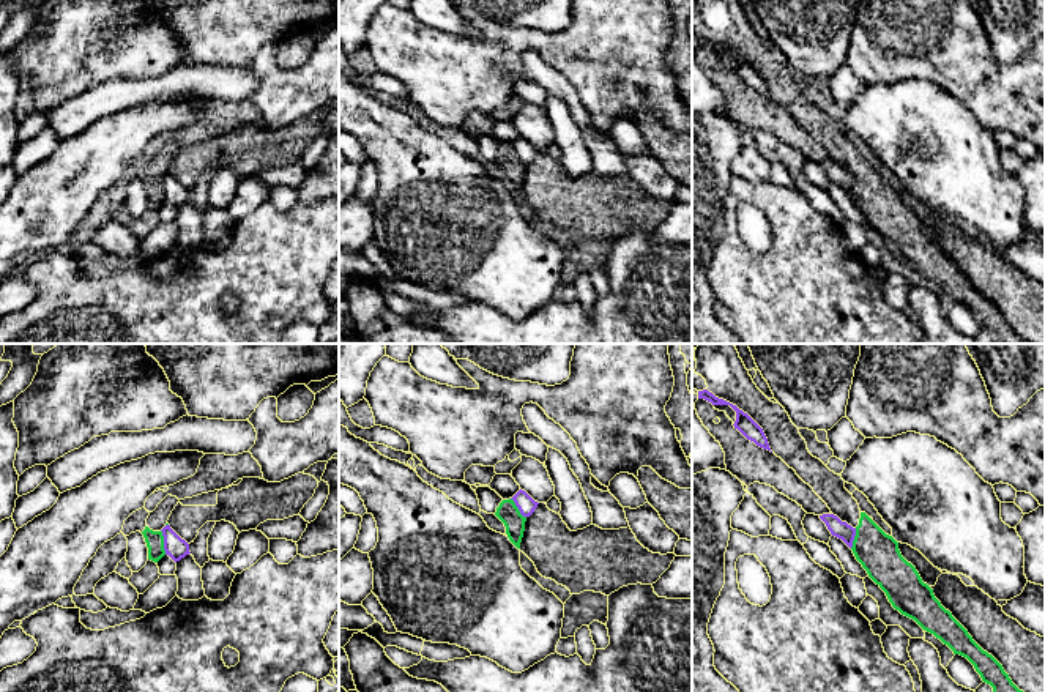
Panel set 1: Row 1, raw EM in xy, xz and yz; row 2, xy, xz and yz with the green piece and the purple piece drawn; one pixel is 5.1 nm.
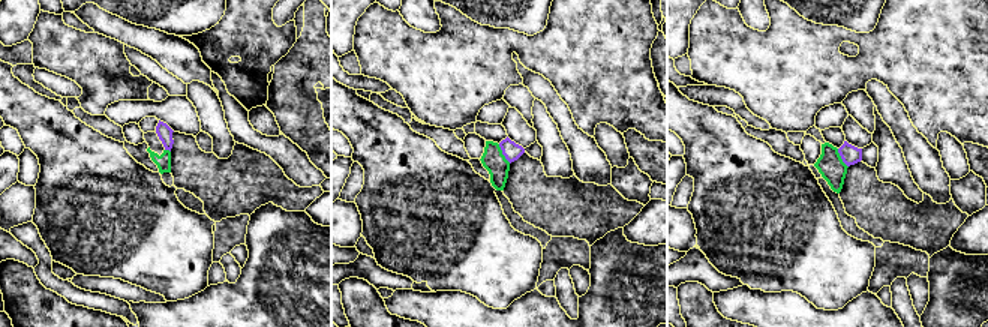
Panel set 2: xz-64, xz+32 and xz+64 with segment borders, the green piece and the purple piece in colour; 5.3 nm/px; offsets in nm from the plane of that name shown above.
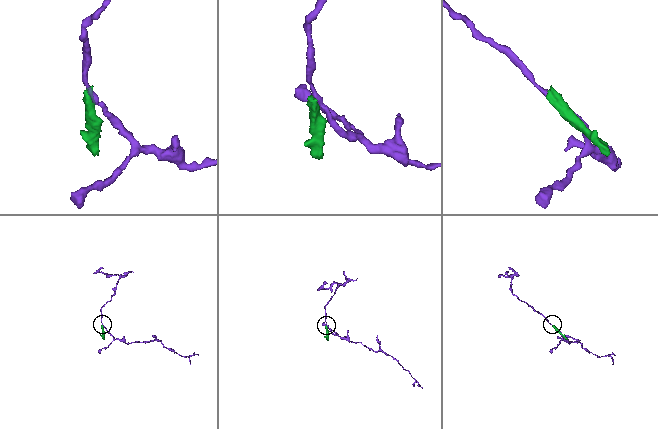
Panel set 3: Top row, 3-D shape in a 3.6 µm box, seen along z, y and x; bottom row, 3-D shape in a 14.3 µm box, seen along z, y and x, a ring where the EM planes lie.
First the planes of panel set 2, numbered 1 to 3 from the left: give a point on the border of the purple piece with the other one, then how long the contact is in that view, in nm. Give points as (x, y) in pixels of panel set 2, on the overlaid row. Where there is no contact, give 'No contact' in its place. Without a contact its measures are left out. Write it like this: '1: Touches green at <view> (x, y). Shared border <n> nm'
1: Touches green at xz-64 (168, 150). Shared border 40 nm
2: Touches green at xz+32 (501, 153). Shared border 120 nm
3: Touches green at xz+64 (840, 158). Shared border 120 nm

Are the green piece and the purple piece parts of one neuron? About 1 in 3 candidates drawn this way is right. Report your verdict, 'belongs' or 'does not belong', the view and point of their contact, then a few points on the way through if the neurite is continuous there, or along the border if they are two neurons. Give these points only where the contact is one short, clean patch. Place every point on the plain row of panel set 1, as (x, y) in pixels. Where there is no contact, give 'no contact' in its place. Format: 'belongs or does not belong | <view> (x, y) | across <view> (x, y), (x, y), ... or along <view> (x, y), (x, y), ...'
does not belong | xy (163, 189) | along xy (161, 177), (166, 200)

